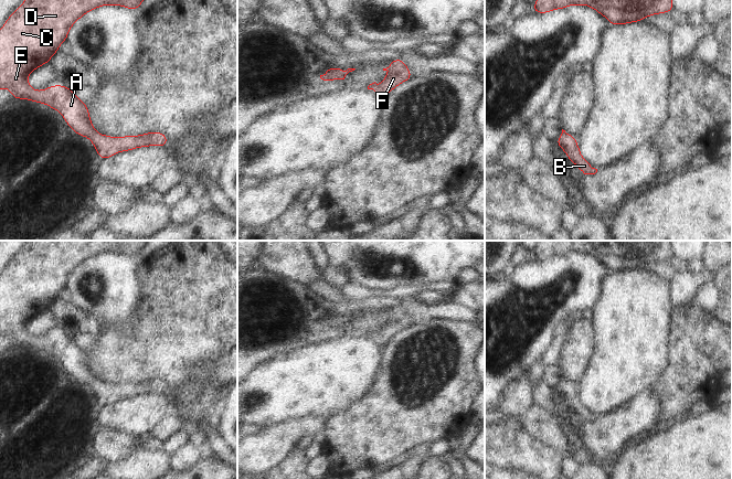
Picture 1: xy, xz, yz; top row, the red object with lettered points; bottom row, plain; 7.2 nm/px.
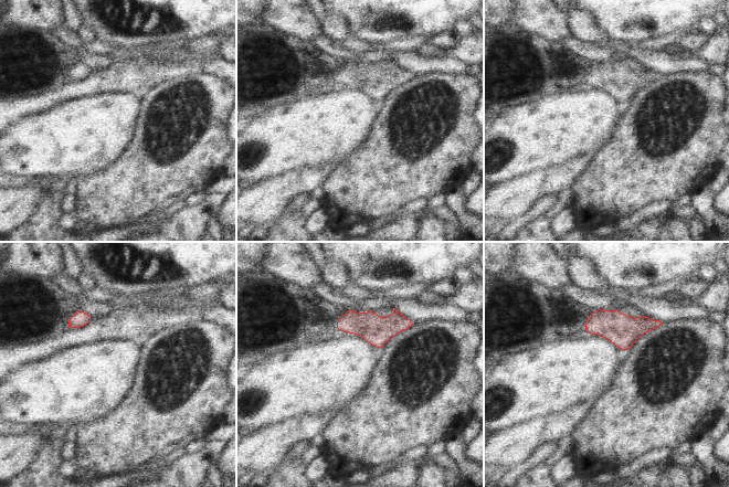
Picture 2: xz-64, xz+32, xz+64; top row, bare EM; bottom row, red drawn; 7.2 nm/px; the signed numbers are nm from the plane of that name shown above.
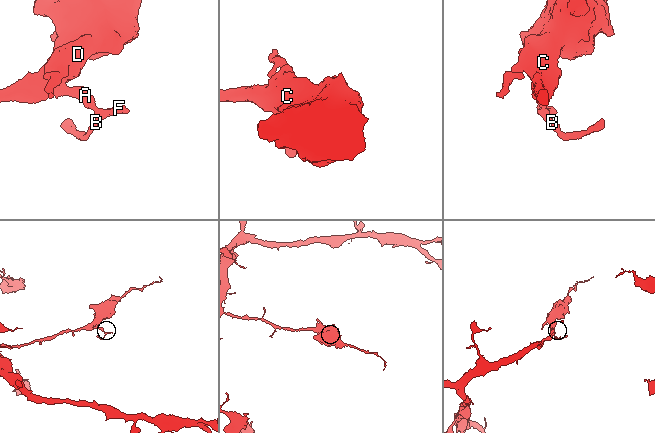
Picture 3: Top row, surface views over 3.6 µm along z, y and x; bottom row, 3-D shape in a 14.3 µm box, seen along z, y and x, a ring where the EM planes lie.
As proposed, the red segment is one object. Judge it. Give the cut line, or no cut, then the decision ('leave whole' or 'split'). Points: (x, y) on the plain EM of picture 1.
no cut; leave whole

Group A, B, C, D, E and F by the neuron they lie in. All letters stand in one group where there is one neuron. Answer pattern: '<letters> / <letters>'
A B C D E F

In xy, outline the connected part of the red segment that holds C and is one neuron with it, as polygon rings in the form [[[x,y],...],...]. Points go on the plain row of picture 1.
[[[30,241],[0,276],[0,336],[8,336],[13,347],[22,345],[45,351],[57,358],[75,381],[92,388],[102,407],[114,404],[116,400],[131,398],[135,395],[166,394],[169,385],[161,379],[118,385],[100,382],[92,371],[87,352],[70,334],[56,331],[35,338],[28,330],[33,318],[50,310],[60,292],[67,288],[71,274],[83,263],[103,253],[120,253],[136,258],[147,243],[148,241]]]

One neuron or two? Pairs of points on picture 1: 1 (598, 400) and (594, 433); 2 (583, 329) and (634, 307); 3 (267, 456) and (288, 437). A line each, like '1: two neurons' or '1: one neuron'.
1: two neurons
2: two neurons
3: one neuron

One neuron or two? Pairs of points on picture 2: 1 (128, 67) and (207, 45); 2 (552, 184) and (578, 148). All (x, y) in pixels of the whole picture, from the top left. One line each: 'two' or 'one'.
1: one
2: two

